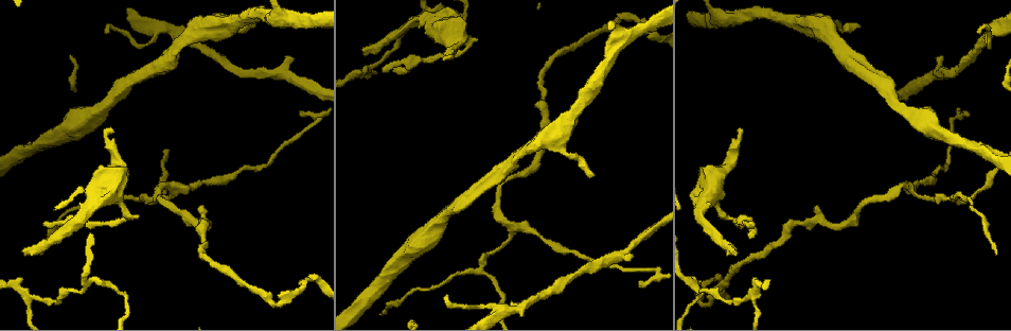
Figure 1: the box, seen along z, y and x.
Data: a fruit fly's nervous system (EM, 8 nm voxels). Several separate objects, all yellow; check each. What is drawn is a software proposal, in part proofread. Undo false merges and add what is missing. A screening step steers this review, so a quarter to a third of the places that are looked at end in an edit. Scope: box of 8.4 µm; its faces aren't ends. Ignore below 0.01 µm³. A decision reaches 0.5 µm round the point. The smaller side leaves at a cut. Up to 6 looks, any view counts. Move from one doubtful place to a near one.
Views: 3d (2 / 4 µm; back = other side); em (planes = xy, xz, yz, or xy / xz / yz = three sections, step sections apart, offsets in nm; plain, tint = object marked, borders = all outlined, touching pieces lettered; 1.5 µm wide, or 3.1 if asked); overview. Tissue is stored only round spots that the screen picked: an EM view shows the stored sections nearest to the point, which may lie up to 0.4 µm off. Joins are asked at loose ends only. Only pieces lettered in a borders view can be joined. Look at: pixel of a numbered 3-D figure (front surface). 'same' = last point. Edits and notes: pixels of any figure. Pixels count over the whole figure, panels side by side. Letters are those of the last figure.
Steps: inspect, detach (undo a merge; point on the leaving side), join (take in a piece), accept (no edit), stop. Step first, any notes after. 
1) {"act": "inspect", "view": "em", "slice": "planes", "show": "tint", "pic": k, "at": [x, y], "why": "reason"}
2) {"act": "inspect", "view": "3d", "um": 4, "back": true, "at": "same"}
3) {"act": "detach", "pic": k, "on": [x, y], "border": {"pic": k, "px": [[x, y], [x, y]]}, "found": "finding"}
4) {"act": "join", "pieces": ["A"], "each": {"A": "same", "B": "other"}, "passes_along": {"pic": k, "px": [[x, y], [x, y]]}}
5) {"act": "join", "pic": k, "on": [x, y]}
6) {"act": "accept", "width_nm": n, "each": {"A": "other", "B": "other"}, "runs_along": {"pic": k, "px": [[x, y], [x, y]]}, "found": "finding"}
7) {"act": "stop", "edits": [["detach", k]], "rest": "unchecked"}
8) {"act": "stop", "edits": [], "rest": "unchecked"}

{"act": "inspect", "view": "3d", "um": 4, "pic": 1, "at": [509, 227], "why": "three arms meet"}

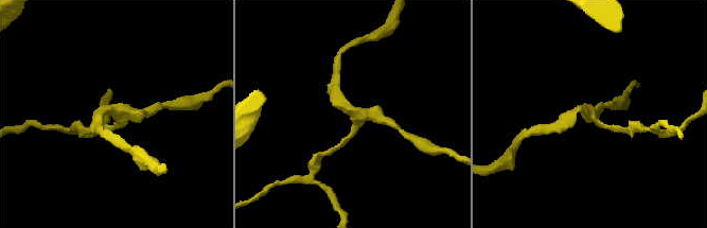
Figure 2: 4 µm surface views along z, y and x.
{"act": "inspect", "view": "em", "slice": "xy", "step": 8, "show": "tint", "pic": 2, "at": [353, 110], "arms": 3, "why": "now the EM"}

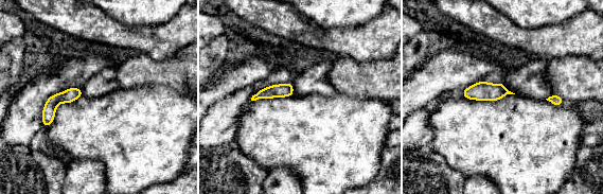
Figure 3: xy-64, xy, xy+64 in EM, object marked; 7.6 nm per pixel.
{"act": "inspect", "view": "em", "slice": "yz", "step": 4, "show": "borders", "at": "same", "why": "cut it another way"}

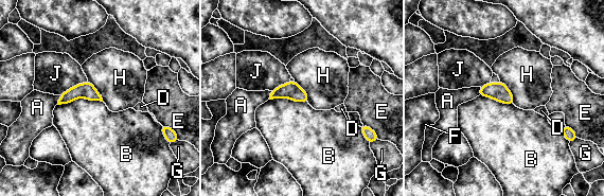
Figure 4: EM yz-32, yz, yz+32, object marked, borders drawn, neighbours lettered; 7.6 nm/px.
{"act": "accept", "each": {"A": "other", "B": "other", "D": "other", "E": "other", "F": "other", "G": "other", "H": "other", "J": "other"}, "border": {"pic": 4, "px": [[102, 101], [76, 98], [57, 105]]}, "found": "all the same neuron"}

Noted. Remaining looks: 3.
{"act": "inspect", "view": "em", "slice": "xy", "step": 8, "show": "tint", "pic": 1, "at": [969, 117], "why": "an open end"}

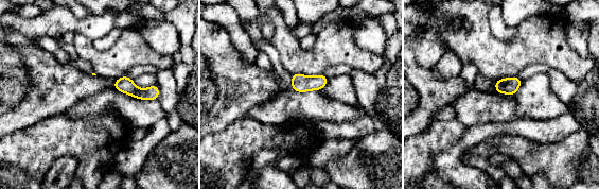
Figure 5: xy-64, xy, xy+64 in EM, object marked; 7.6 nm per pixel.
{"act": "inspect", "view": "em", "slice": "xy", "step": 8, "show": "borders", "at": "same"}

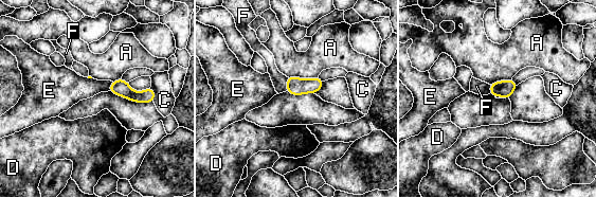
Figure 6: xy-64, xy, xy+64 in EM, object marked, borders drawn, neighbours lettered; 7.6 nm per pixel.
{"act": "accept", "each": {"A": "other", "C": "other", "D": "other", "E": "other", "F": "other"}, "border": {"pic": 6, "px": [[288, 76], [318, 77]]}, "found": "none of them fits"}

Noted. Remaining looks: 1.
{"act": "inspect", "view": "em", "slice": "yz", "step": 8, "show": "borders", "pic": 1, "at": [592, 174], "why": "an open end"}

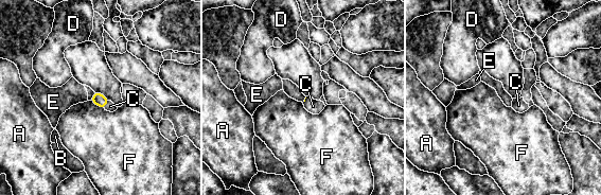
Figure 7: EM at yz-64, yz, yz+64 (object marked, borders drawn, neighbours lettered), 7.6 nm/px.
{"act": "join", "pieces": ["C"], "each": {"A": "other", "B": "other", "C": "same", "D": "other", "E": "other", "F": "other"}, "found": "the neuron continues"}

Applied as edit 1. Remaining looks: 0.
{"act": "stop", "edits": [["join", 7]], "rest": "unchecked"}

